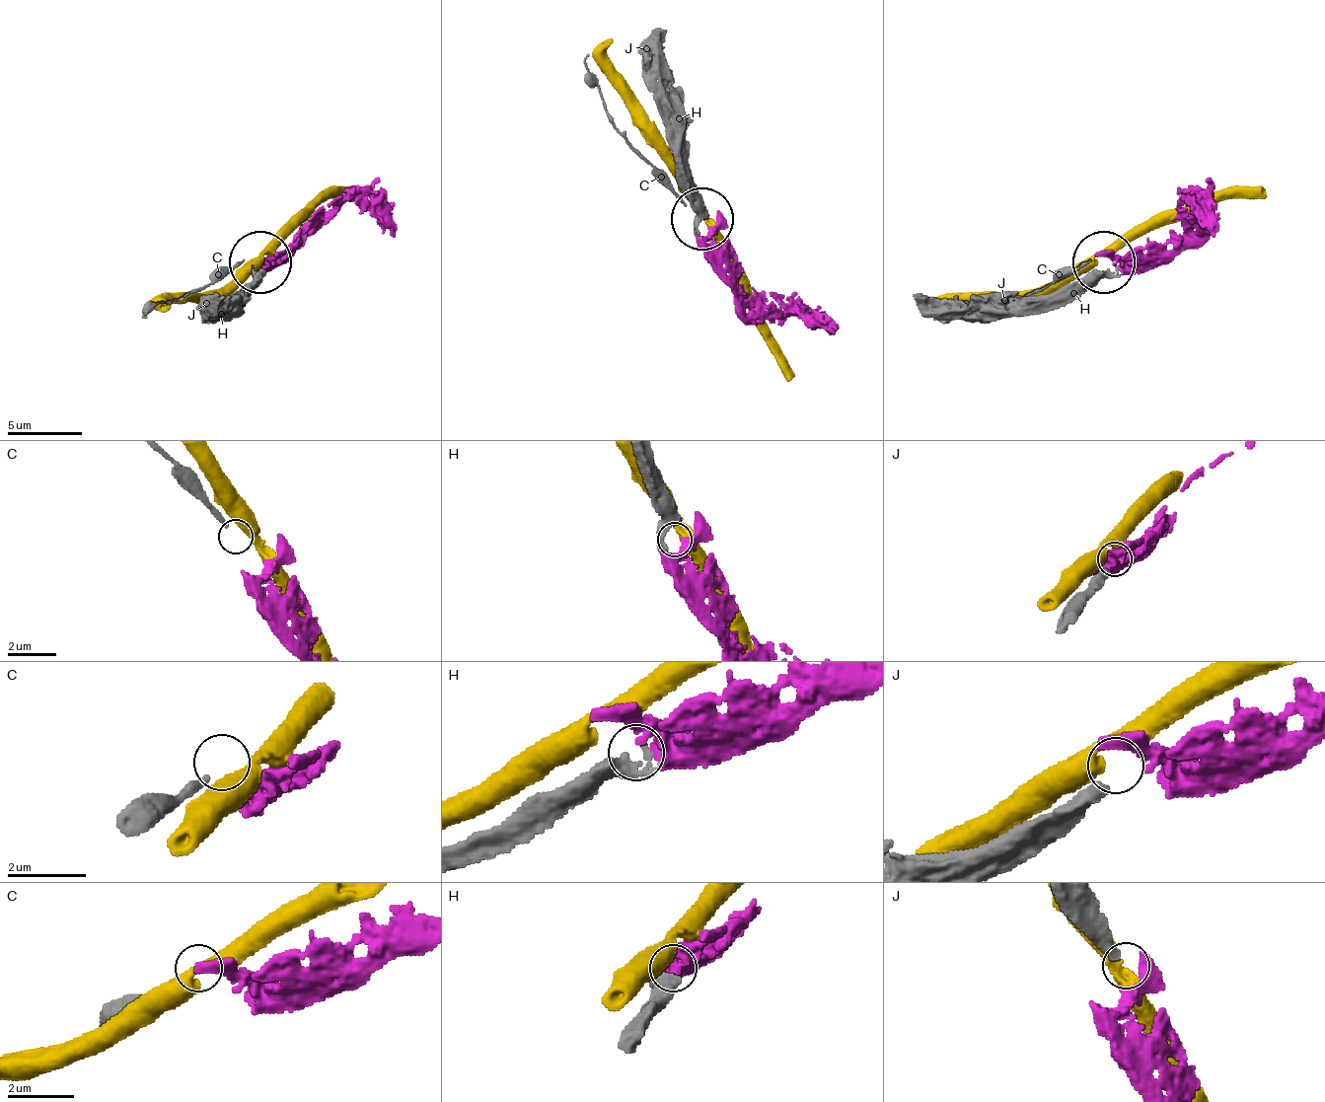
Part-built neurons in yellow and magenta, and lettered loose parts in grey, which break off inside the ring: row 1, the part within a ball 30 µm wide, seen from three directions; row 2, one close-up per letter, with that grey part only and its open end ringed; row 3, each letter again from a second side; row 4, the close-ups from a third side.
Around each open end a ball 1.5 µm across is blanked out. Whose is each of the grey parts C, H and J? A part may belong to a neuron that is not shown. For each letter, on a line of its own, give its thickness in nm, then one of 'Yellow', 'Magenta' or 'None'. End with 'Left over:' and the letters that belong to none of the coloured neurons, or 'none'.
C: Thickness 220 nm. None
H: Thickness 260 nm. Magenta
J: Thickness 400 nm. None
Left over: C, J

